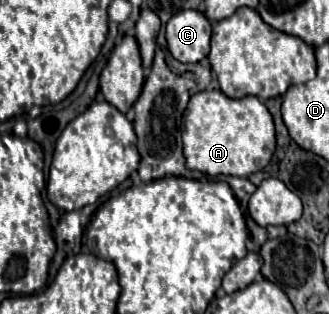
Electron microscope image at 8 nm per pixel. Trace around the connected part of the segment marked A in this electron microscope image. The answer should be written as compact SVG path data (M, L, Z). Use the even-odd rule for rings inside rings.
M205 89L189 99L185 111L183 153L189 169L207 175L249 177L267 167L275 151L275 127L269 109L257 97L229 99L219 89Z

